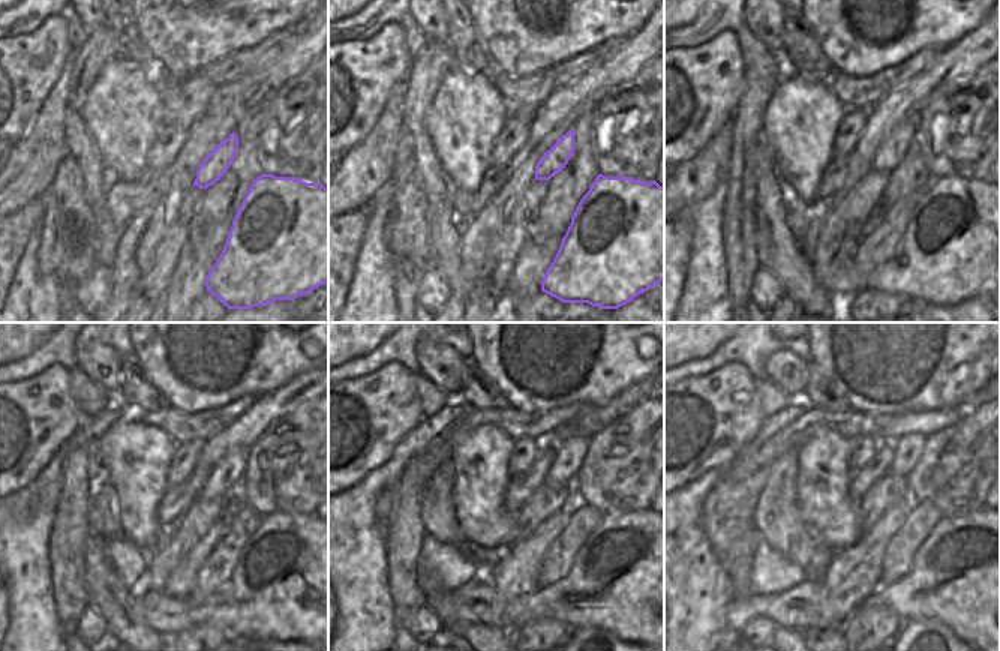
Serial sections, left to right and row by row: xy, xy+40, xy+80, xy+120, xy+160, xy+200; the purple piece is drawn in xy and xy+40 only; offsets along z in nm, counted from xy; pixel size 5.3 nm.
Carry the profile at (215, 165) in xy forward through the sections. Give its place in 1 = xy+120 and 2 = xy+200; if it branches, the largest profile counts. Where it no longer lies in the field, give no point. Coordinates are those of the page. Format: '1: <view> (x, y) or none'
1: xy+120 (212, 488)
2: xy+200 (909, 468)

